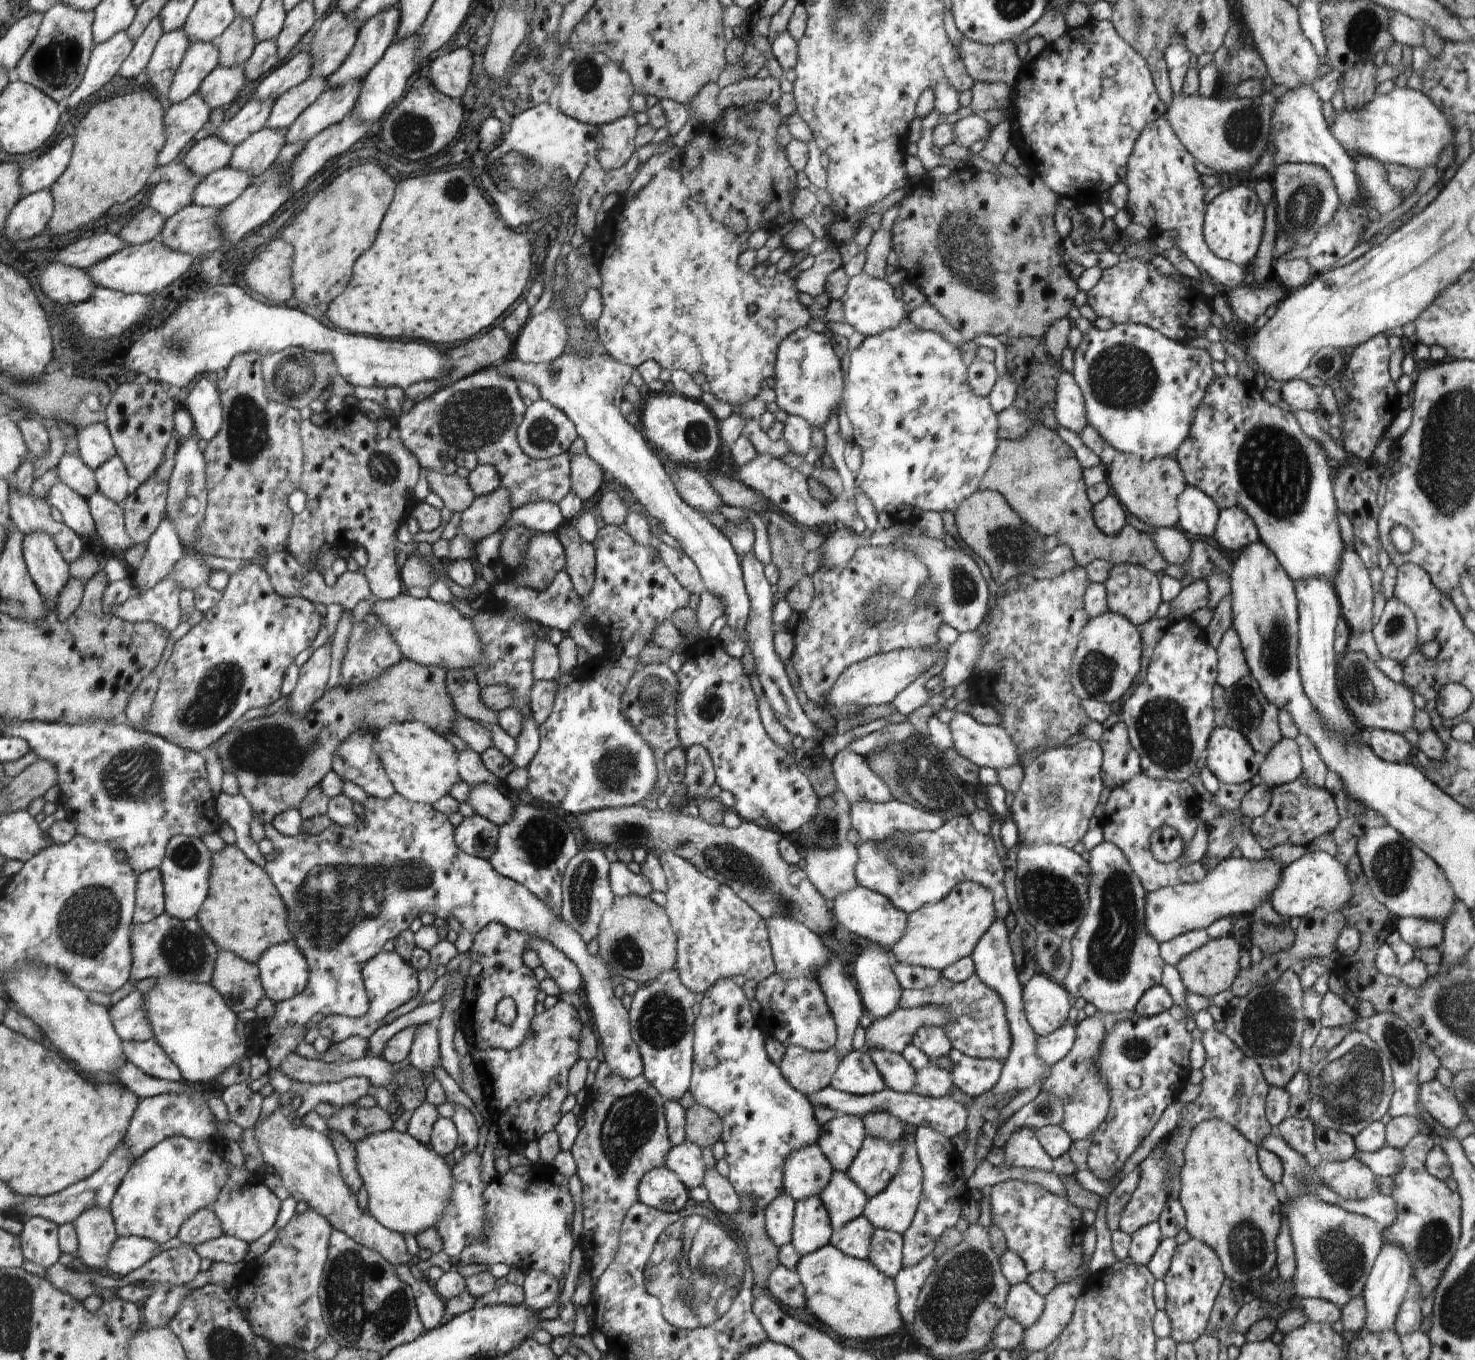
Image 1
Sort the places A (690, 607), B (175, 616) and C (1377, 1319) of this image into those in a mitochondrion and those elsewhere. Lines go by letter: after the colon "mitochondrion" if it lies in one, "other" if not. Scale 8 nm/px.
A: other
B: other
C: other

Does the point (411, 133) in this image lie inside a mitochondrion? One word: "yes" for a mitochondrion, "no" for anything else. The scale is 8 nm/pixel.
yes

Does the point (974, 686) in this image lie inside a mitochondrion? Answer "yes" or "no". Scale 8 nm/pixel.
no

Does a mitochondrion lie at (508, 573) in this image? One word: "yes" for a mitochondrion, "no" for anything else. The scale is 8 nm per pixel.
no

